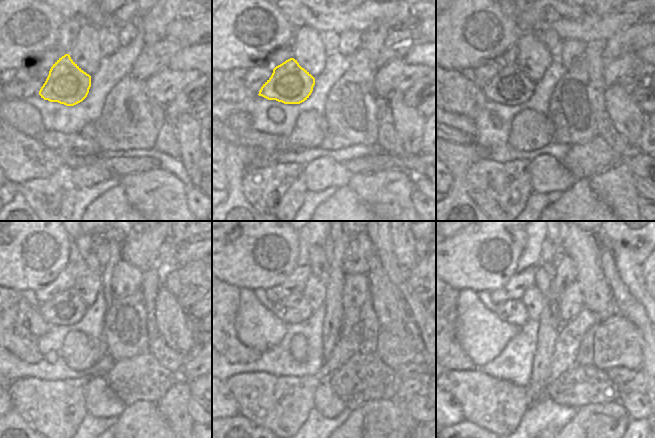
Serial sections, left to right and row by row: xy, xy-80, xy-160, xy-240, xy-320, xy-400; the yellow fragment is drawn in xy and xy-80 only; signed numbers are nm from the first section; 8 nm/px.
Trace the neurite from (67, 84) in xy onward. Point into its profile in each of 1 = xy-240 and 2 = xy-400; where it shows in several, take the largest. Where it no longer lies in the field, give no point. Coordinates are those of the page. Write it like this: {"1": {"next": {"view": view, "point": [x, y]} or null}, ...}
{"1": {"next": {"view": "xy-240", "point": [67, 308]}}, "2": {"next": {"view": "xy-400", "point": [514, 312]}}}

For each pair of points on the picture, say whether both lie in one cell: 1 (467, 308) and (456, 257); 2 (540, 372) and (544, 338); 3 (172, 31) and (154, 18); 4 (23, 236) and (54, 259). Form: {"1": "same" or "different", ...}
{"1": "different", "2": "same", "3": "different", "4": "same"}

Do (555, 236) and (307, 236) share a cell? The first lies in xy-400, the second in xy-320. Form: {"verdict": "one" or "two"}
{"verdict": "two"}

